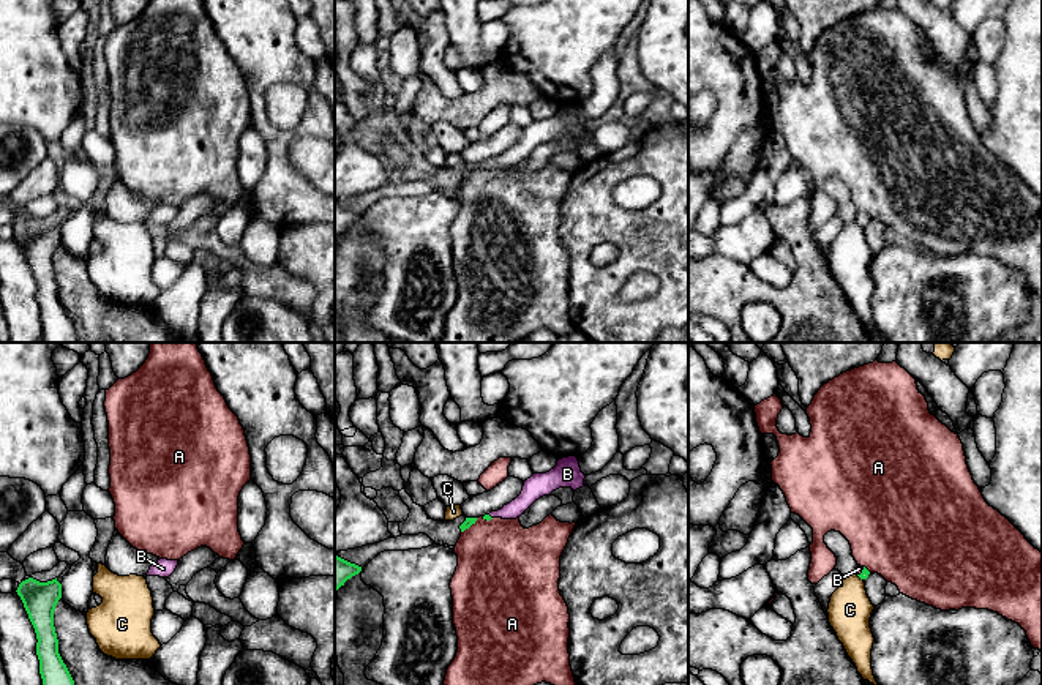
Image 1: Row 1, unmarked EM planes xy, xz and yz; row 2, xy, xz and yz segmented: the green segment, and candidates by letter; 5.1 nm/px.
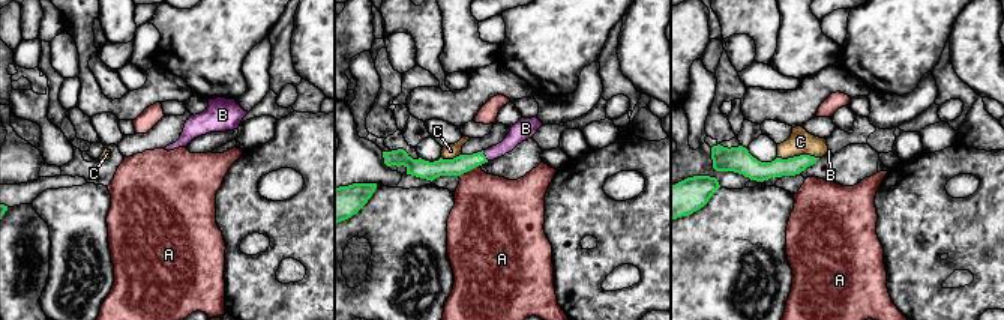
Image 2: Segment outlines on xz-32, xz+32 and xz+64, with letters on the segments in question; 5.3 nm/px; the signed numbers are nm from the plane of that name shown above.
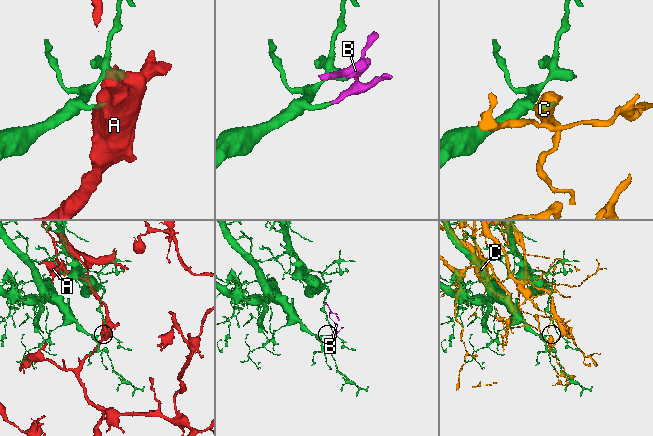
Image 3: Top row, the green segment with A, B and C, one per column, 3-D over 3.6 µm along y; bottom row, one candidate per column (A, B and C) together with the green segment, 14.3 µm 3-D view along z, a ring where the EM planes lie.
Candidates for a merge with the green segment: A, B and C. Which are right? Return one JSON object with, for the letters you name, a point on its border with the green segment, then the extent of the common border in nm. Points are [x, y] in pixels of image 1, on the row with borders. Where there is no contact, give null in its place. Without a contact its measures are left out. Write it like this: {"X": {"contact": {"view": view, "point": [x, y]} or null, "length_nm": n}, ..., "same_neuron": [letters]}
{"B": {"contact": {"view": "yz", "point": [862, 572]}, "length_nm": 60}, "same_neuron": ["B"]}

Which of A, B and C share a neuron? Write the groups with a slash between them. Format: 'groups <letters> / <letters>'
groups A / B / C

